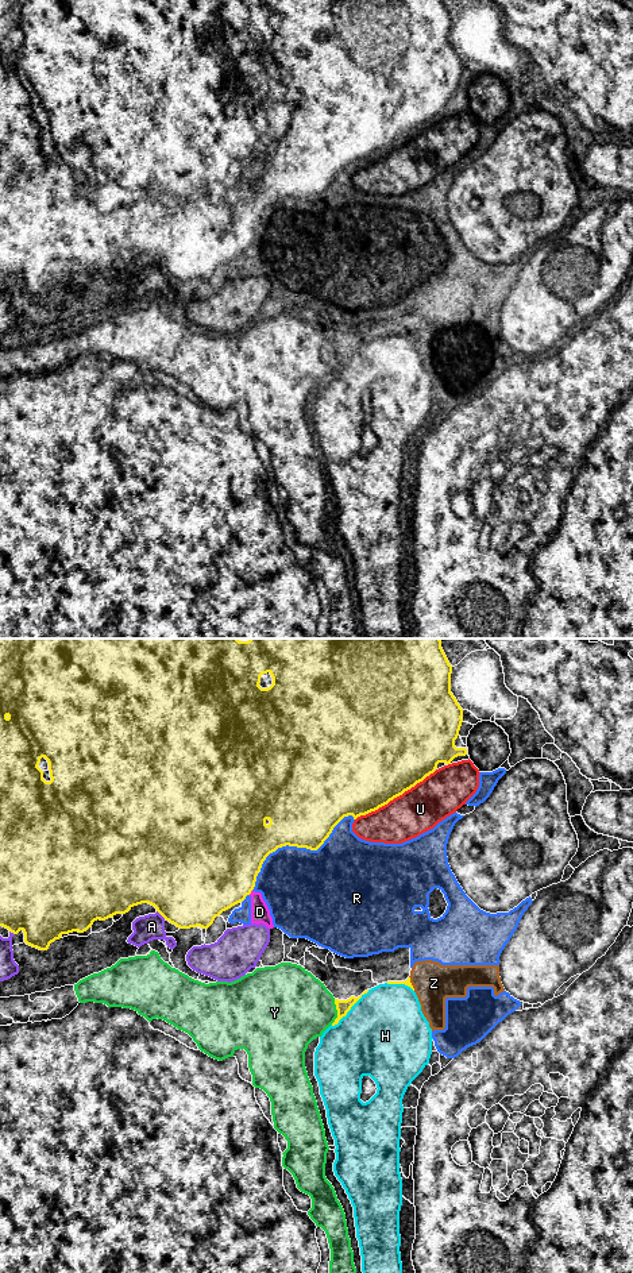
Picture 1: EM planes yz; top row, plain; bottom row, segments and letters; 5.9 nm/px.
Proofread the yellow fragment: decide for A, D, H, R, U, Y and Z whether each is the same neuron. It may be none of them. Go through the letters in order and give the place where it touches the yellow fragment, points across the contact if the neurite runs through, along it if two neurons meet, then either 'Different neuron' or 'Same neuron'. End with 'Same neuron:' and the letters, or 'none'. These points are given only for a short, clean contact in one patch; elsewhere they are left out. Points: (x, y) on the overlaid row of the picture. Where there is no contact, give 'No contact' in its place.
A: Touches yellow at yz (161, 914). Different neuron
D: Touches yellow at yz (250, 892). Different neuron
H: Touches yellow at yz (350, 1009). Different neuron
R: Touches yellow at yz (296, 845). Different neuron
U: Touches yellow at yz (396, 797). Different neuron
Y: Touches yellow at yz (338, 1011). Different neuron
Z: Touches yellow at yz (410, 983). Boundary: yz (409, 976), (415, 990). Different neuron
Same neuron: none

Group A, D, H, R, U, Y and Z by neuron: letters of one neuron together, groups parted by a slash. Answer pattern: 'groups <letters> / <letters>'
groups A / D R / H / U / Y / Z

